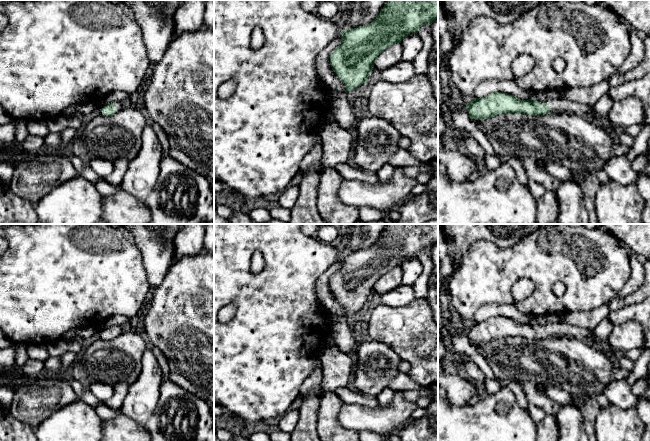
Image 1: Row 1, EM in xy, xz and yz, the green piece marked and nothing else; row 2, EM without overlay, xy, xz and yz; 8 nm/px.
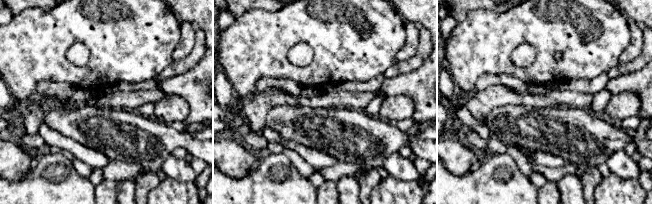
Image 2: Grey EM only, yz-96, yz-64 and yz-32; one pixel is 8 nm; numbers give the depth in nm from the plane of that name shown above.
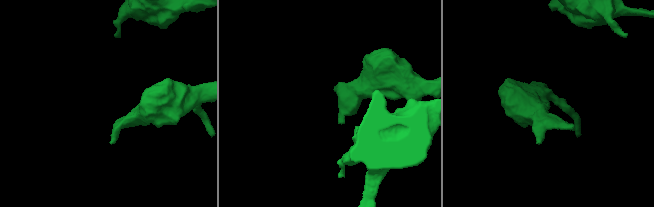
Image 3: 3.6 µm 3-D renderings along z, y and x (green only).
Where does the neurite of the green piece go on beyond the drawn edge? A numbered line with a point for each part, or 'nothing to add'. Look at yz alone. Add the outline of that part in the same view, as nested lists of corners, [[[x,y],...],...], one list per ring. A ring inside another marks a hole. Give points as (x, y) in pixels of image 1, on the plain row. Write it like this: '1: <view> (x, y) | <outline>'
1: yz (560, 329) | [[[550,323],[546,326],[541,327],[547,327],[550,329],[550,335],[549,337],[561,337],[566,336],[573,339],[578,339],[581,341],[588,340],[590,334],[592,331],[588,329],[583,329],[577,326],[572,326],[567,323]]]

